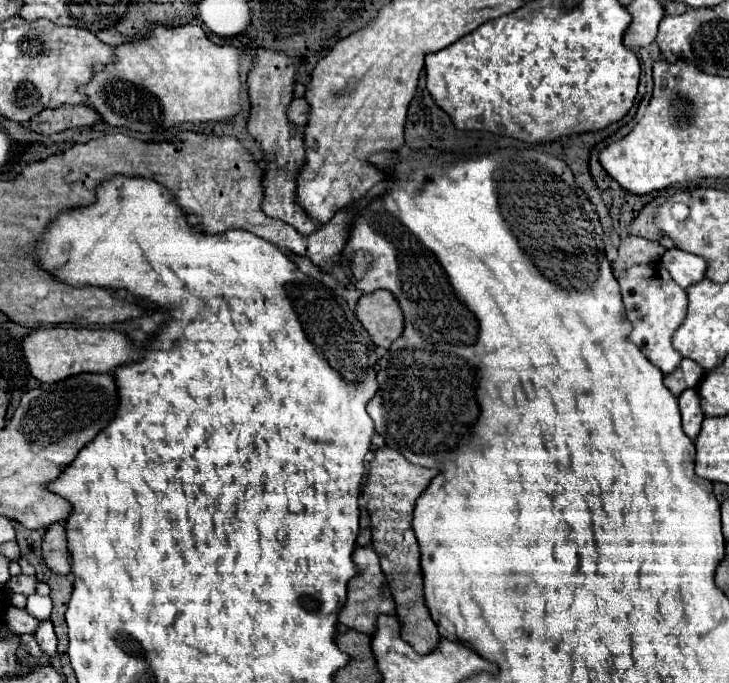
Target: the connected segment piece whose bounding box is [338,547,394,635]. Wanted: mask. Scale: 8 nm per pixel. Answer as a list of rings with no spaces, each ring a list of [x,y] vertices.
[[[356,547],[354,553],[352,553],[352,561],[358,569],[358,575],[352,577],[348,581],[348,599],[346,599],[346,607],[340,609],[338,613],[338,621],[354,631],[360,631],[360,633],[366,633],[366,635],[372,635],[376,629],[374,629],[374,623],[376,623],[376,617],[380,613],[386,613],[386,615],[394,615],[394,603],[392,603],[392,597],[390,597],[390,591],[388,591],[388,585],[386,585],[386,577],[380,569],[380,563],[378,563],[378,555],[374,553],[372,547]]]

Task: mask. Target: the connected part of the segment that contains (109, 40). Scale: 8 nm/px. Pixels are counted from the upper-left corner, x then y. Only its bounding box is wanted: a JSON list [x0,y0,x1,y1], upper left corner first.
[96,29,126,45]

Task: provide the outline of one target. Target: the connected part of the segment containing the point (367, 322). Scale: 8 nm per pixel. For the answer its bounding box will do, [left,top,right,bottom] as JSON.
[356,289,404,349]

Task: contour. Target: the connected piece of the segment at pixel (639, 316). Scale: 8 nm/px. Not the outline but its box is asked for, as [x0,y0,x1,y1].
[620,263,688,375]

